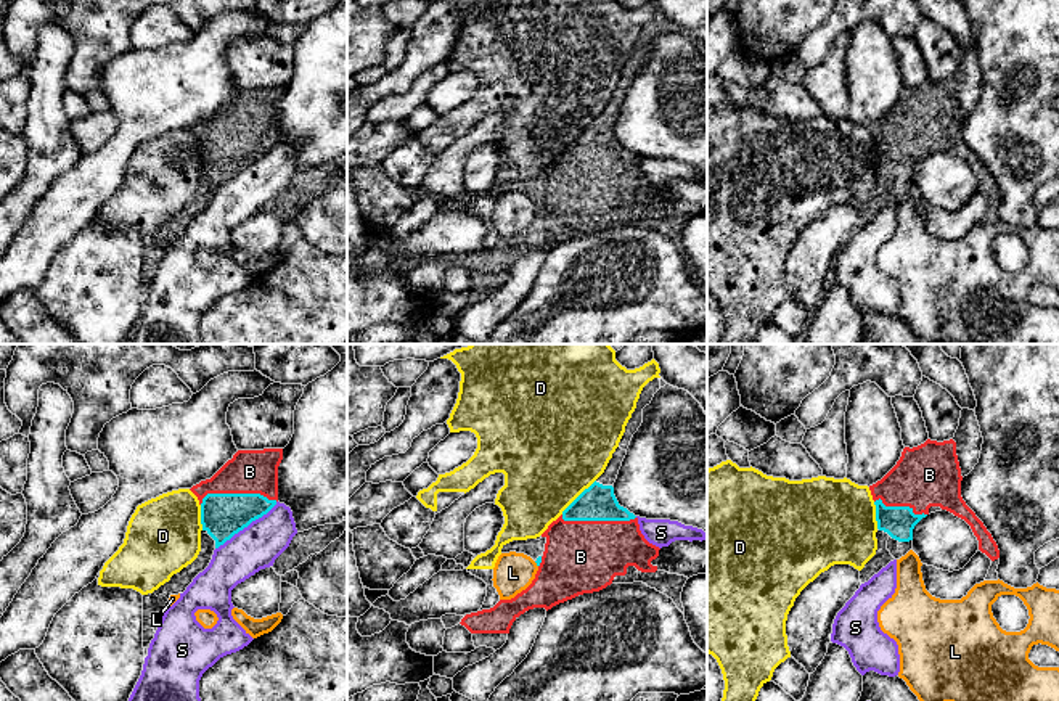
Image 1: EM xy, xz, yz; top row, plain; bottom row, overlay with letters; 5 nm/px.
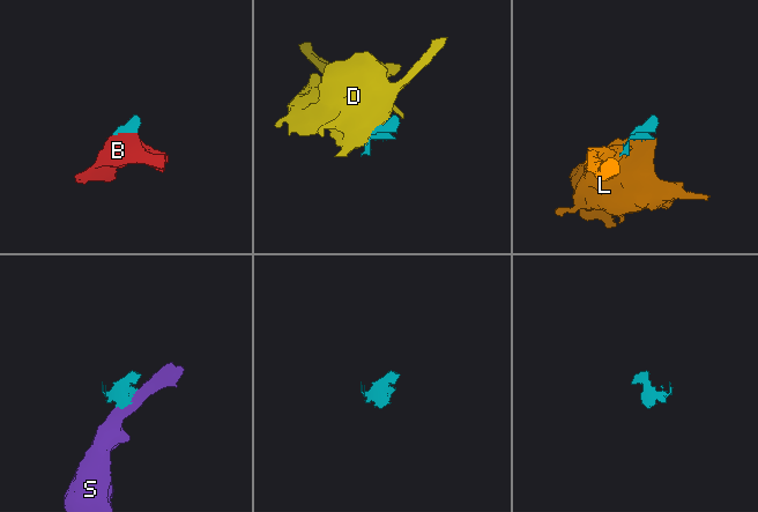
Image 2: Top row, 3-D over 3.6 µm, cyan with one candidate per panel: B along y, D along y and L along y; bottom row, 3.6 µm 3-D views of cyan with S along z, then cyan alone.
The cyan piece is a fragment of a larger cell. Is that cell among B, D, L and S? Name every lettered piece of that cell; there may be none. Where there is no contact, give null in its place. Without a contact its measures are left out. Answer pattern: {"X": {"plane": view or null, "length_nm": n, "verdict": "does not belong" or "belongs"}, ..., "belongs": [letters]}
{"B": {"plane": "xy", "length_nm": 400, "verdict": "belongs"}, "D": {"plane": "xz", "length_nm": 240, "verdict": "does not belong"}, "L": {"plane": "xz", "length_nm": 40, "verdict": "does not belong"}, "S": {"plane": "xy", "length_nm": 400, "verdict": "does not belong"}, "belongs": ["B"]}

